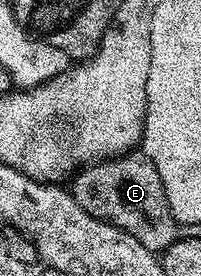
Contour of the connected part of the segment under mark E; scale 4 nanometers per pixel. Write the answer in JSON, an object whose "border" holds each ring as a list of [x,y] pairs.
{"border":[[[131,153],[118,155],[114,159],[103,159],[81,168],[73,179],[74,184],[69,184],[68,190],[74,196],[76,205],[80,205],[80,209],[84,209],[84,213],[92,213],[92,217],[124,229],[124,233],[136,237],[136,241],[140,241],[140,245],[144,245],[144,249],[160,253],[164,249],[168,249],[168,245],[172,245],[172,241],[179,239],[180,224],[172,217],[172,209],[168,205],[168,197],[164,193],[164,181],[160,181],[160,173],[156,173],[156,165],[152,165],[152,161],[146,155]]]}

